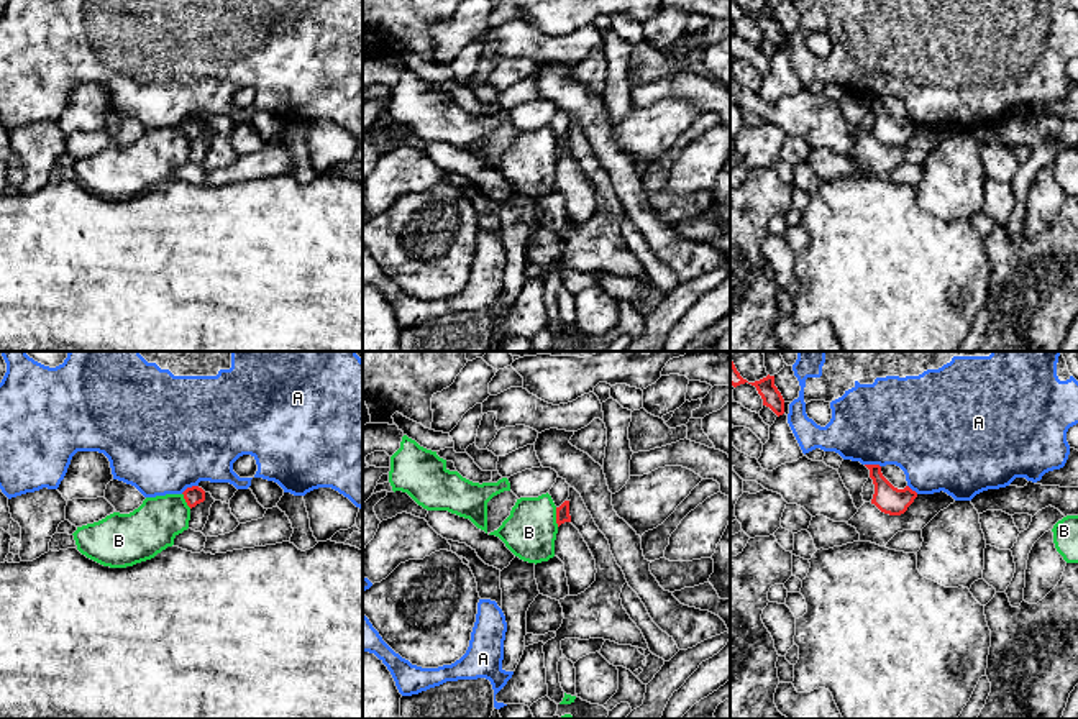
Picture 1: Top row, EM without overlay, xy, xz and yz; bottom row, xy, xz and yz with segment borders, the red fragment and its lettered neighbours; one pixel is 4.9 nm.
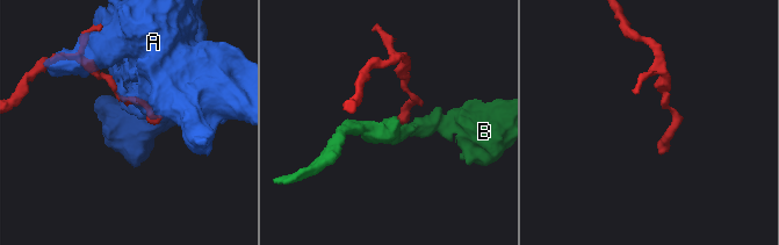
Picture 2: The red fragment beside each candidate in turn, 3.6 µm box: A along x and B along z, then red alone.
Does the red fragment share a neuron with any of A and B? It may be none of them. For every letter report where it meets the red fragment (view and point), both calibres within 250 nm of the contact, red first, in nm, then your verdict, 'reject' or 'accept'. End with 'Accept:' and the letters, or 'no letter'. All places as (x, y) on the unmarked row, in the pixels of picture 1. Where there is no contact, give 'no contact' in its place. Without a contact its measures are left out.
A: xy (189, 120) | 90/500 nm | reject
B: xz (557, 150) | 70/260 nm | reject
Accept: no letter

